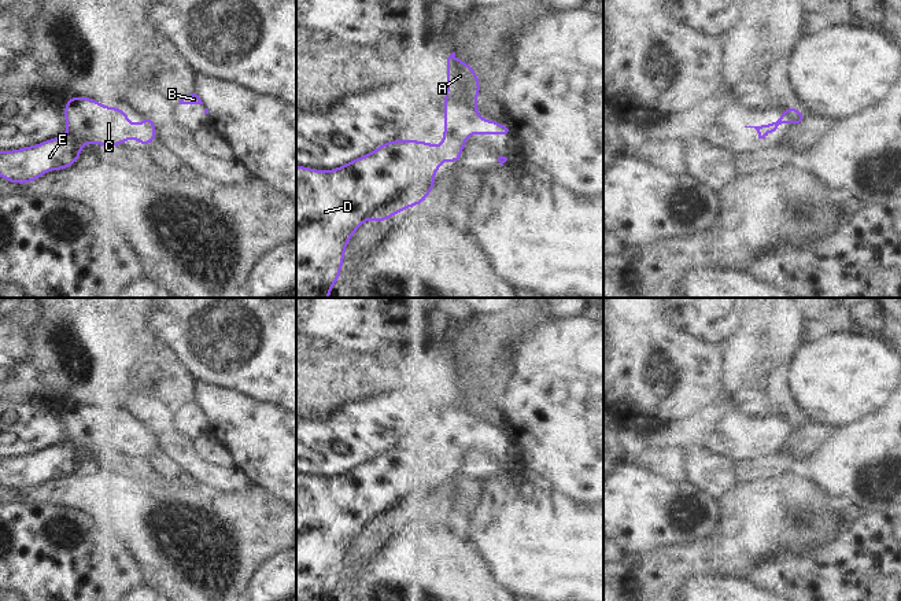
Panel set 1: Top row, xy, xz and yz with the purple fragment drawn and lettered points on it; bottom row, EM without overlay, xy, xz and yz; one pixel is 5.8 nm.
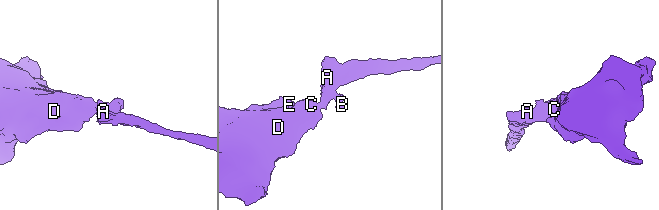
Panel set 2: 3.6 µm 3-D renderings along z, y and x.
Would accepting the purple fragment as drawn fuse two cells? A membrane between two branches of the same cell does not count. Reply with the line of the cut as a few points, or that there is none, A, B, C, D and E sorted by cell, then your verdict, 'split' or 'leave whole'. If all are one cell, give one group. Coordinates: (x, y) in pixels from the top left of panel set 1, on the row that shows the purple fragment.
no cut | A B C D E | leave whole

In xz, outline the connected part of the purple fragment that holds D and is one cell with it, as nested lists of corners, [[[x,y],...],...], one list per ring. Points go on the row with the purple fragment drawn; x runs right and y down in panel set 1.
[[[455,52],[447,58],[446,78],[444,128],[440,147],[425,140],[402,139],[385,141],[374,151],[332,170],[315,170],[296,165],[296,298],[329,298],[331,290],[337,283],[343,269],[346,247],[362,224],[366,220],[380,224],[425,202],[435,188],[435,176],[443,162],[447,159],[461,165],[461,154],[470,134],[506,134],[509,132],[499,121],[487,121],[479,115],[479,102],[474,99],[481,93],[479,75],[465,60],[457,59]]]

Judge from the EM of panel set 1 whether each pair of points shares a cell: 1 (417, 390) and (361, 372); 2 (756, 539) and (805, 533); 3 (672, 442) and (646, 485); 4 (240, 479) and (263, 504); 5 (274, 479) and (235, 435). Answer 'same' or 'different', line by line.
1: same
2: same
3: different
4: different
5: same

